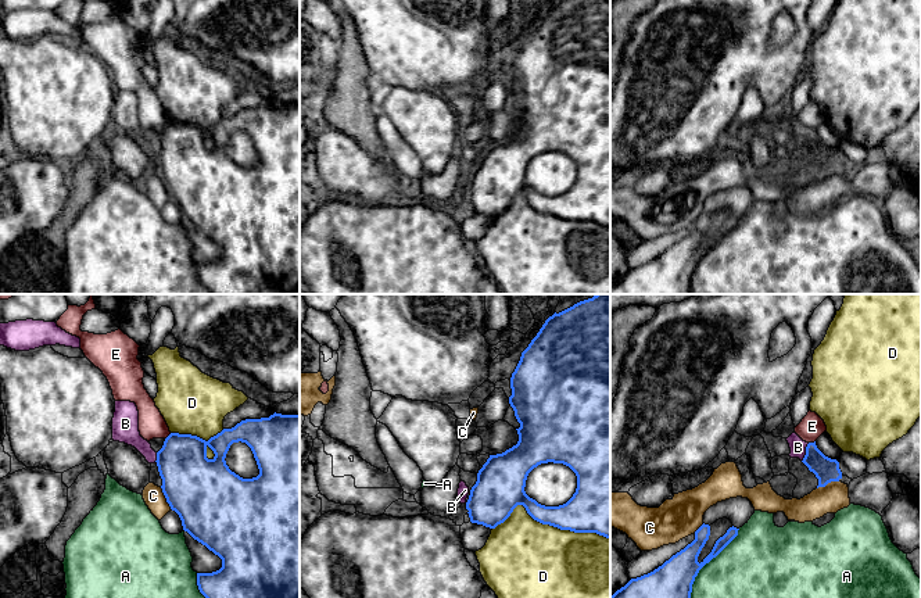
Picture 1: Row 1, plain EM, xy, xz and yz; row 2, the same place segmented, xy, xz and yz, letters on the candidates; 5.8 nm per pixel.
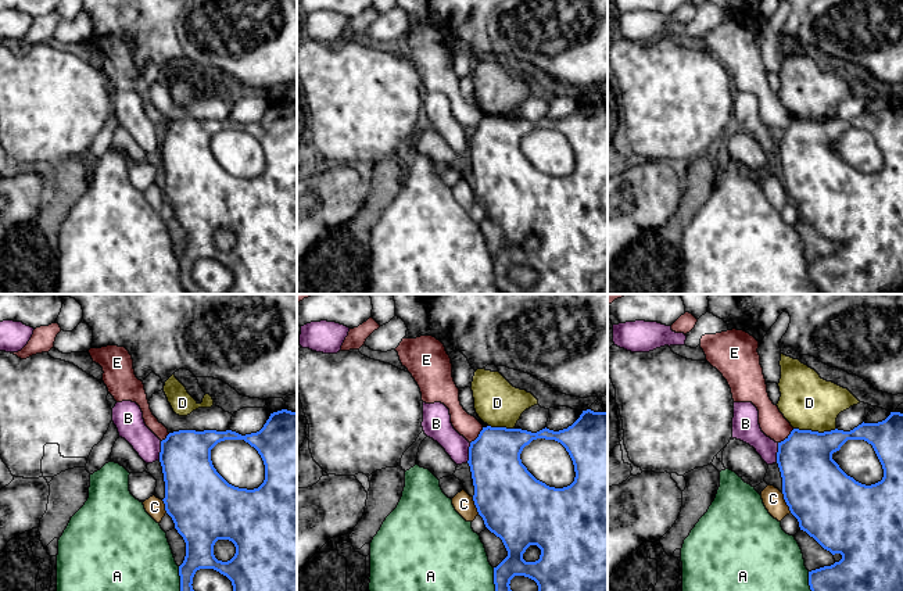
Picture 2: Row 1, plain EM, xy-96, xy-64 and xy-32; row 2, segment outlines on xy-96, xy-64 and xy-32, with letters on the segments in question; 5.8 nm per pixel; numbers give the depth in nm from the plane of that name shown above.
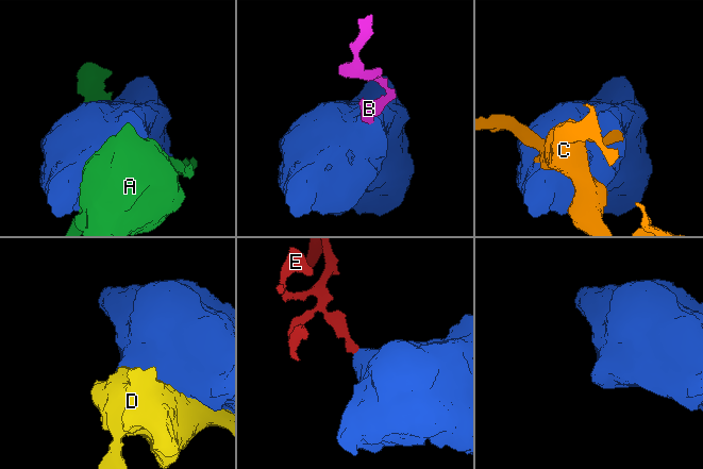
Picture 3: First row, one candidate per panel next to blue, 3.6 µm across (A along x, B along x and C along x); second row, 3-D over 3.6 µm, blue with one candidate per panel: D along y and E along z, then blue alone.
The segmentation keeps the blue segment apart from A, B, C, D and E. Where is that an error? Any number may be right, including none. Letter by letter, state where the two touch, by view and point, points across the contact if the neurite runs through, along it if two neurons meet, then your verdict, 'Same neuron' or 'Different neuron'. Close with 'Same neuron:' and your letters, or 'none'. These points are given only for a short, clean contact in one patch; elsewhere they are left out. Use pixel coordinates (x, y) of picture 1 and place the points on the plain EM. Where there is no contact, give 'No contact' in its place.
A: Touches blue at yz (703, 254). Different neuron
B: Touches blue at yz (806, 142). Boundary: yz (809, 132), (802, 150). Different neuron
C: Touches blue at xy (165, 186). Different neuron
D: Touches blue at xz (549, 214). Different neuron
E: Touches blue at yz (812, 132). Boundary: yz (814, 129), (809, 132). Different neuron
Same neuron: none

